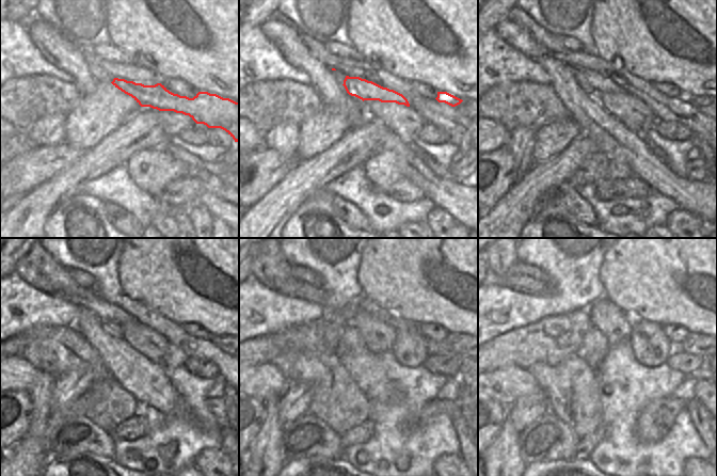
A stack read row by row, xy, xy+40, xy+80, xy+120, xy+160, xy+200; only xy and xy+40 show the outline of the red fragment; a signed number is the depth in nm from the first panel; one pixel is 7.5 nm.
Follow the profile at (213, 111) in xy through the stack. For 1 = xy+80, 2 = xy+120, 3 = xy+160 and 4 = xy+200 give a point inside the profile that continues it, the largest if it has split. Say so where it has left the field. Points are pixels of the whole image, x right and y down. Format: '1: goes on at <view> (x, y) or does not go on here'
1: goes on at xy+80 (590, 81)
2: goes on at xy+120 (108, 314)
3: goes on at xy+160 (290, 286)
4: goes on at xy+200 (513, 279)

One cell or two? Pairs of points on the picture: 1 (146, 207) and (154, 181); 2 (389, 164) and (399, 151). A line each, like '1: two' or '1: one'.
1: two
2: two

